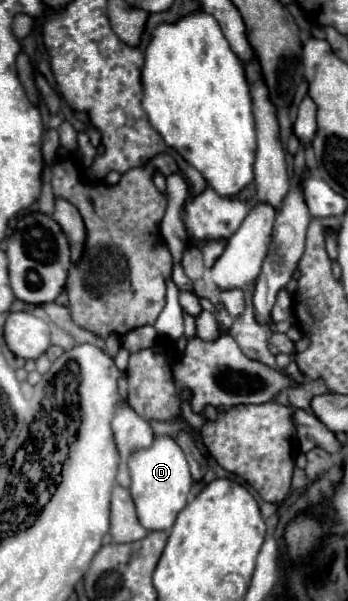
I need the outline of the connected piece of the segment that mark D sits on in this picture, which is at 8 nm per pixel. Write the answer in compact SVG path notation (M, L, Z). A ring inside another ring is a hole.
M156 436L150 448L138 450L134 452L134 456L130 456L128 470L132 476L130 494L136 504L140 524L146 530L170 530L174 526L178 512L186 506L192 486L188 462L180 446L168 436Z

